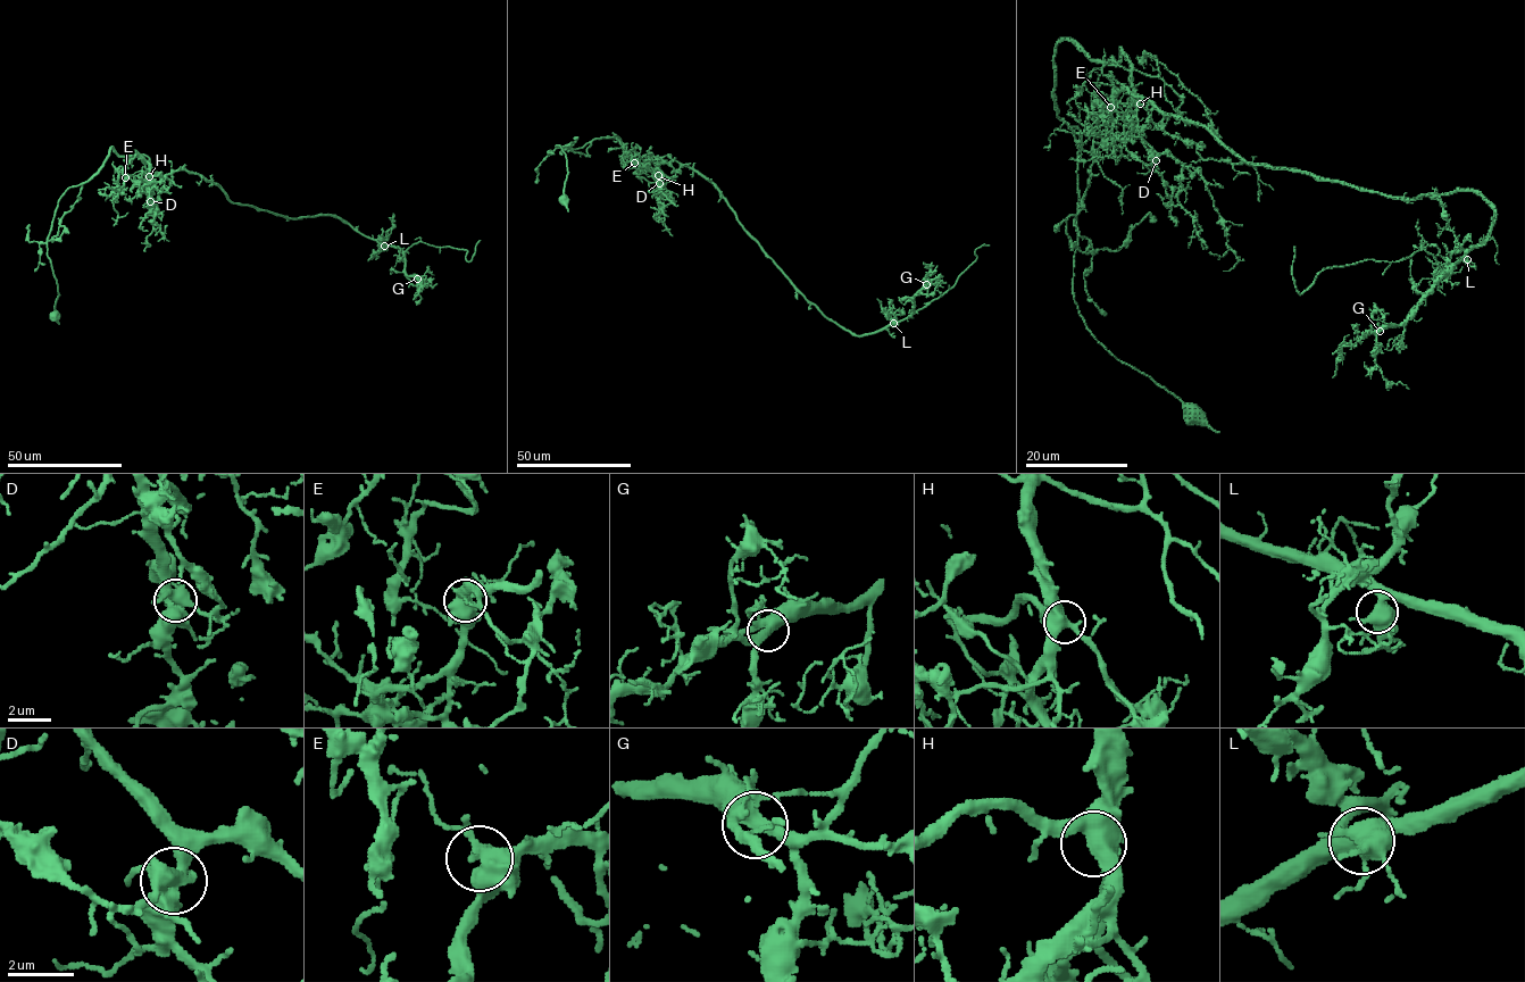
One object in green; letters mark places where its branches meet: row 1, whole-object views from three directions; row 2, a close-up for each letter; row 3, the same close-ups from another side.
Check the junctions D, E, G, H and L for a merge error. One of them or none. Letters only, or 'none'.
D

